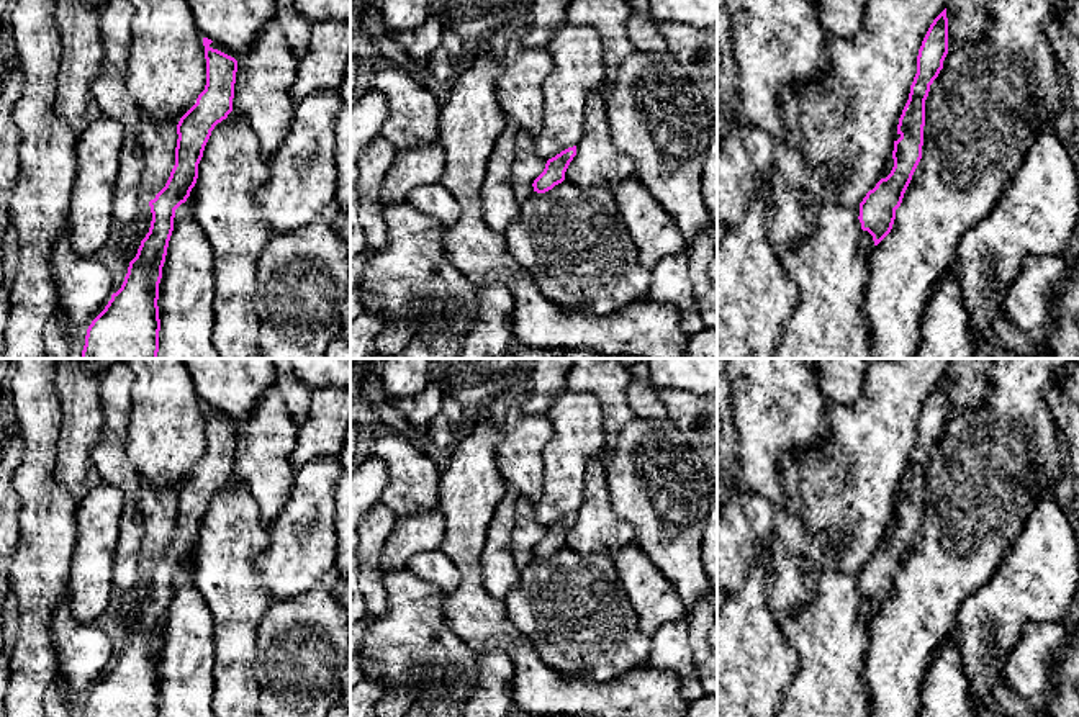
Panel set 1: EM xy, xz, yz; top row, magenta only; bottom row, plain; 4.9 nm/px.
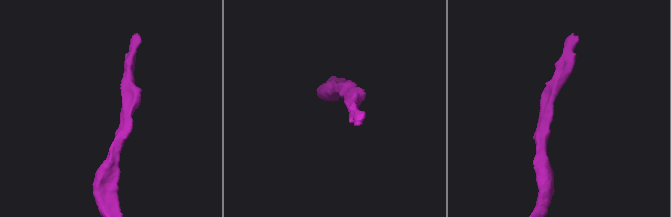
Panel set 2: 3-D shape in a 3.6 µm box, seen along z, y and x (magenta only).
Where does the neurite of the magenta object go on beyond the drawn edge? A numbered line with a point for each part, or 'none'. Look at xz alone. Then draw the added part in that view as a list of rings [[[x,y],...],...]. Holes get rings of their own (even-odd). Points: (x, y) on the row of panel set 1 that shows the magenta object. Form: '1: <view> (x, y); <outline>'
none

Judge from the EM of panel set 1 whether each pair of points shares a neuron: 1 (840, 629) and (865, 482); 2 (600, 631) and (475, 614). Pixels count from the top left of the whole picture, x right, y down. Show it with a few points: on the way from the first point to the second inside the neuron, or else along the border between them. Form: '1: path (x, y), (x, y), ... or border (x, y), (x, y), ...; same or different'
1: border (858, 570), (840, 572), (829, 562), (814, 586); different
2: border (503, 601), (506, 617), (534, 649); different

